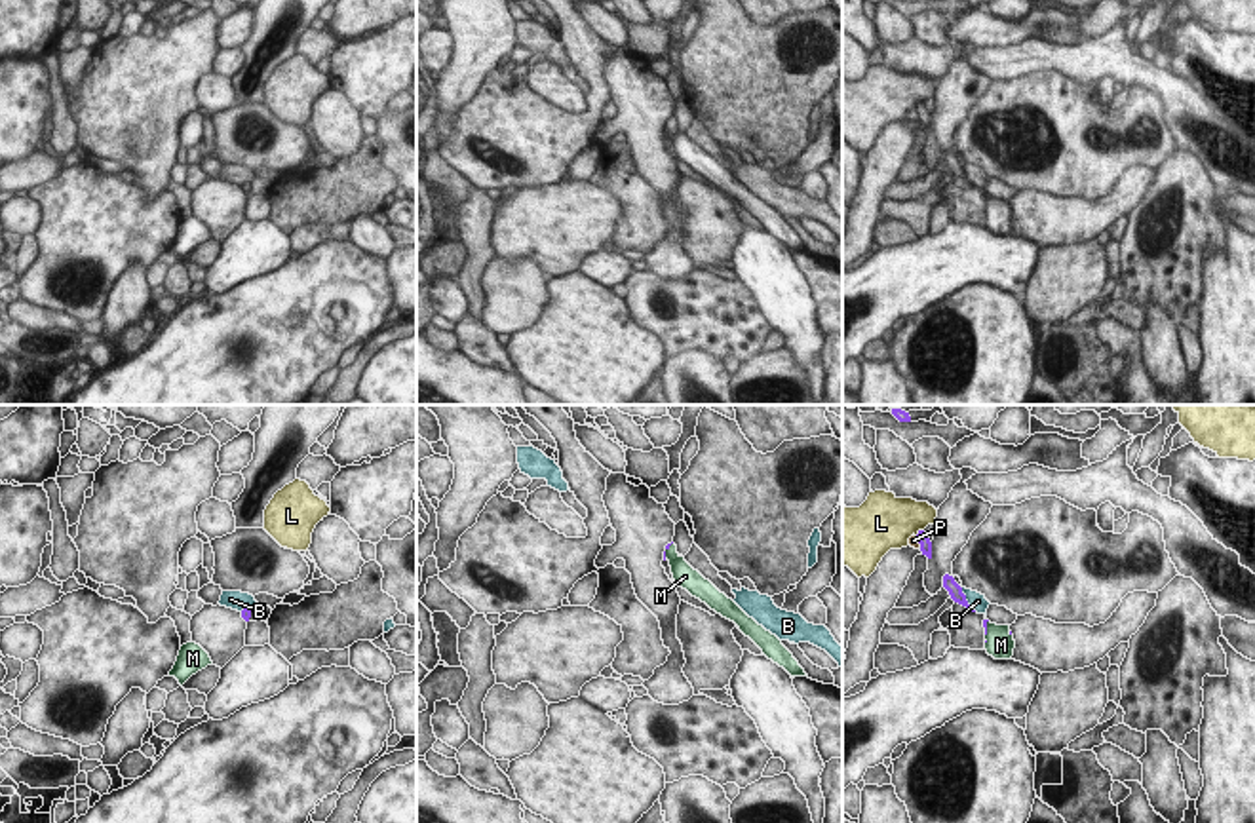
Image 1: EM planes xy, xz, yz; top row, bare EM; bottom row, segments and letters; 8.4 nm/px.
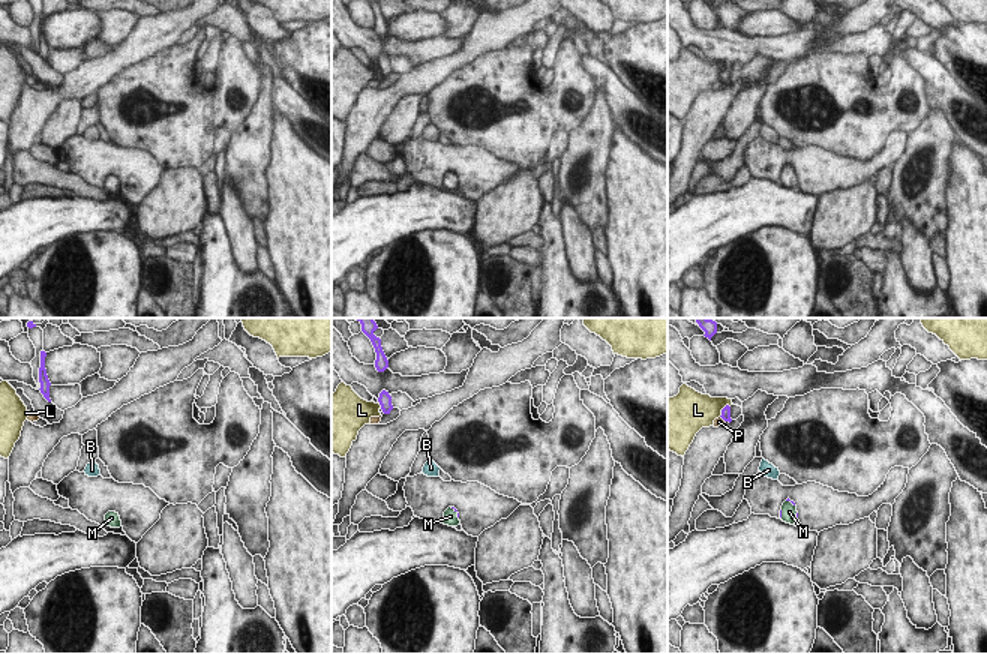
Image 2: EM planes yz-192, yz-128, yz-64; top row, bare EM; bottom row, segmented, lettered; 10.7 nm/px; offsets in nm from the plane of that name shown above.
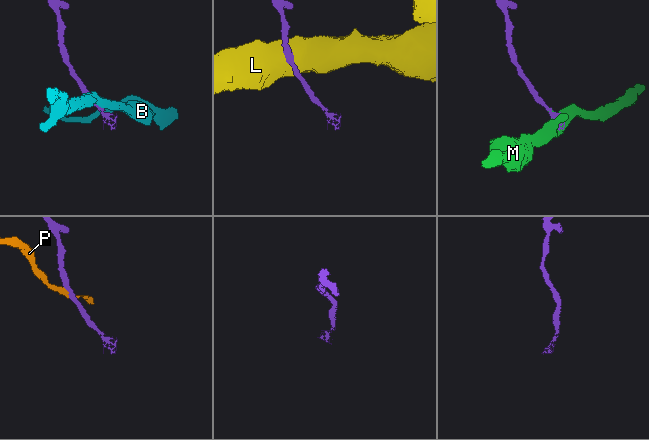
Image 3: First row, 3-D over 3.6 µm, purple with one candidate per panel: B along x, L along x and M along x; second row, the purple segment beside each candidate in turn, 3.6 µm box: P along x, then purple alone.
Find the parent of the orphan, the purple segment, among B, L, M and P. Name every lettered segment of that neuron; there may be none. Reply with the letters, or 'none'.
M

